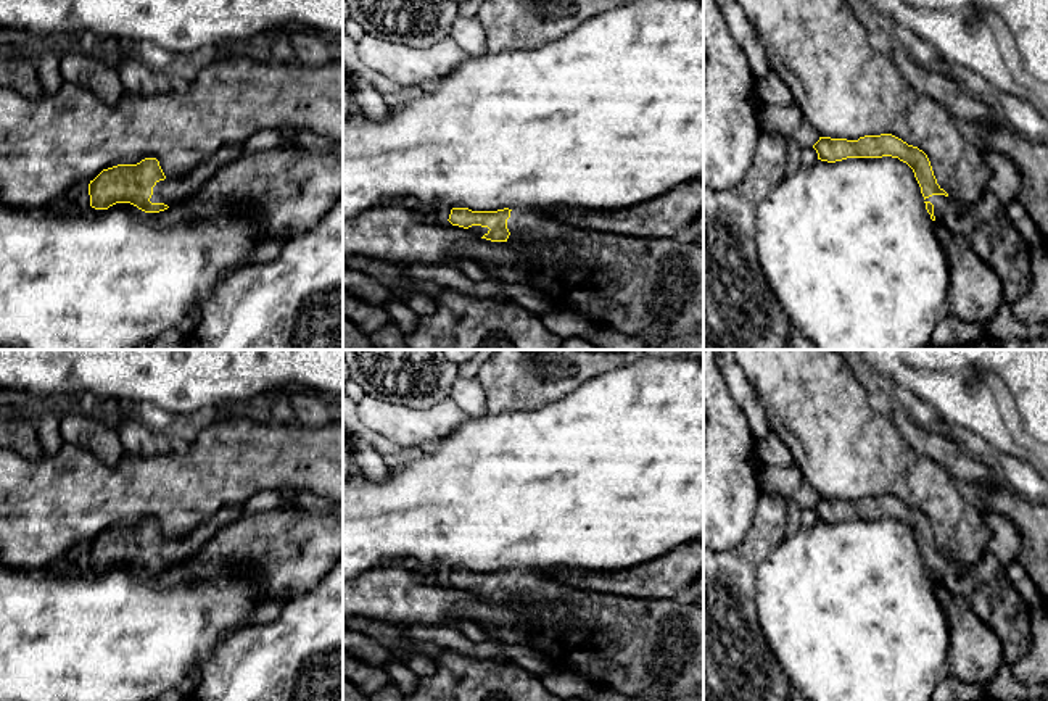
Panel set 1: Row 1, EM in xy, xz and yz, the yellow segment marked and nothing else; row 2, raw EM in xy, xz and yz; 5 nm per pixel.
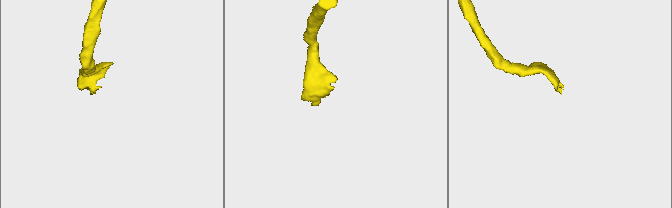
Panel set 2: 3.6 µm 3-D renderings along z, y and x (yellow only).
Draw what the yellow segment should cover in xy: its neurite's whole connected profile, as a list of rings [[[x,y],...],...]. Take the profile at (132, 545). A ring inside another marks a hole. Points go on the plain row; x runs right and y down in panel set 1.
[[[241,504],[224,506],[182,538],[166,538],[156,519],[118,525],[90,541],[90,567],[108,570],[130,564],[145,574],[159,574],[196,556],[224,527],[241,517]]]

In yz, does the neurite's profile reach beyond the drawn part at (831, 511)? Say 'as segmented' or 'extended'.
extended

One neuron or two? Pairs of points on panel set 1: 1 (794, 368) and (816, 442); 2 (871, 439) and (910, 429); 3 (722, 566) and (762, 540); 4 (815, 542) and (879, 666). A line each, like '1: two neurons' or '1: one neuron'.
1: one neuron
2: two neurons
3: one neuron
4: one neuron

